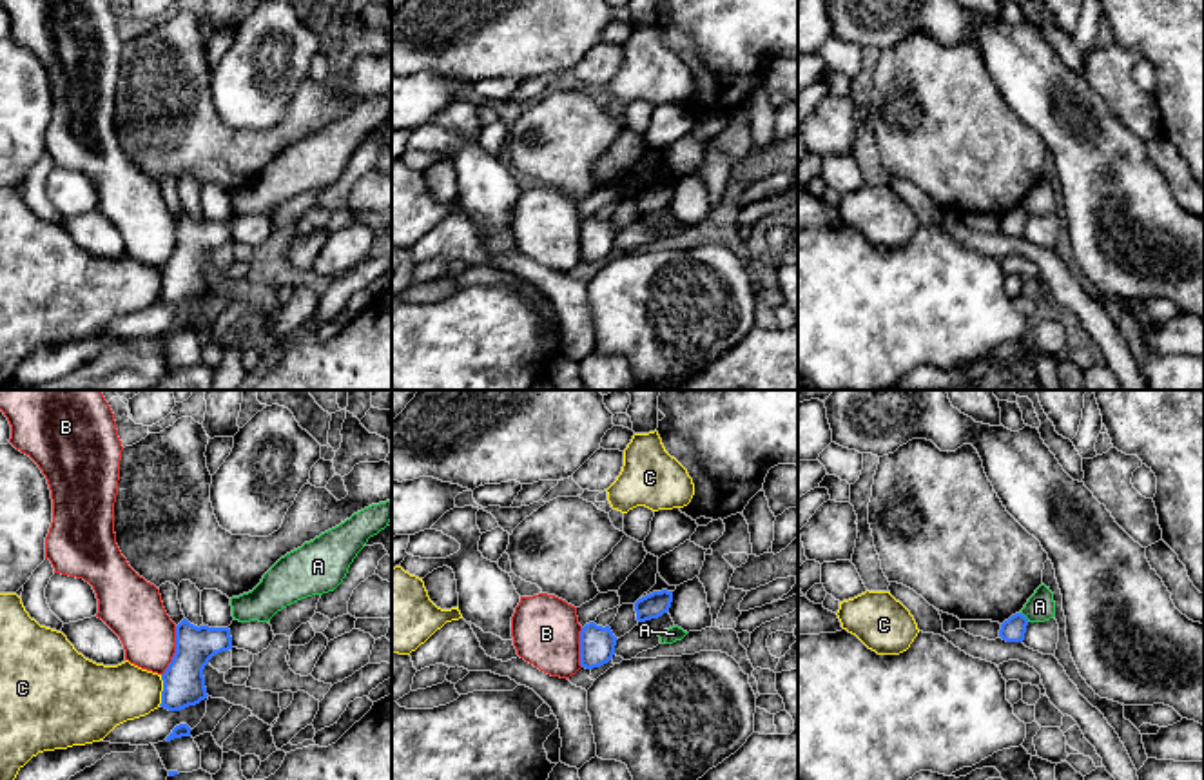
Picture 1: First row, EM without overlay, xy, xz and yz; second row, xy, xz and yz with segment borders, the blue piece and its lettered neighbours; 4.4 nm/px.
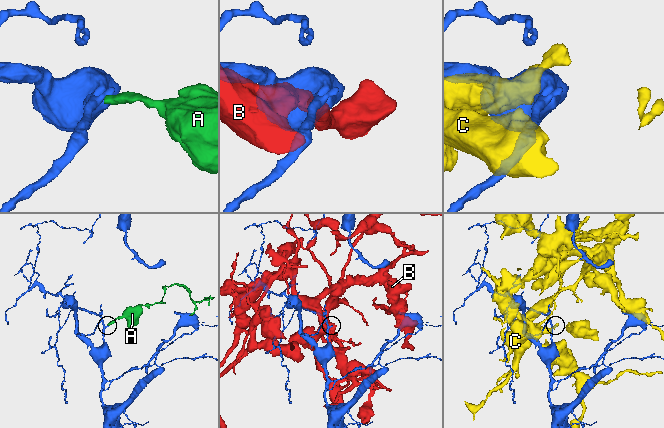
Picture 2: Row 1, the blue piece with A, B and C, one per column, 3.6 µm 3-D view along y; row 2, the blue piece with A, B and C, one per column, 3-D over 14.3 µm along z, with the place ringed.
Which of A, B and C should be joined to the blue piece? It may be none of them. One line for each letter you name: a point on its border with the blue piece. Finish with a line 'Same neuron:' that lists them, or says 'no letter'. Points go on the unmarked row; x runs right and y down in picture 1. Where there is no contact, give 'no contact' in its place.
Same neuron: no letter

